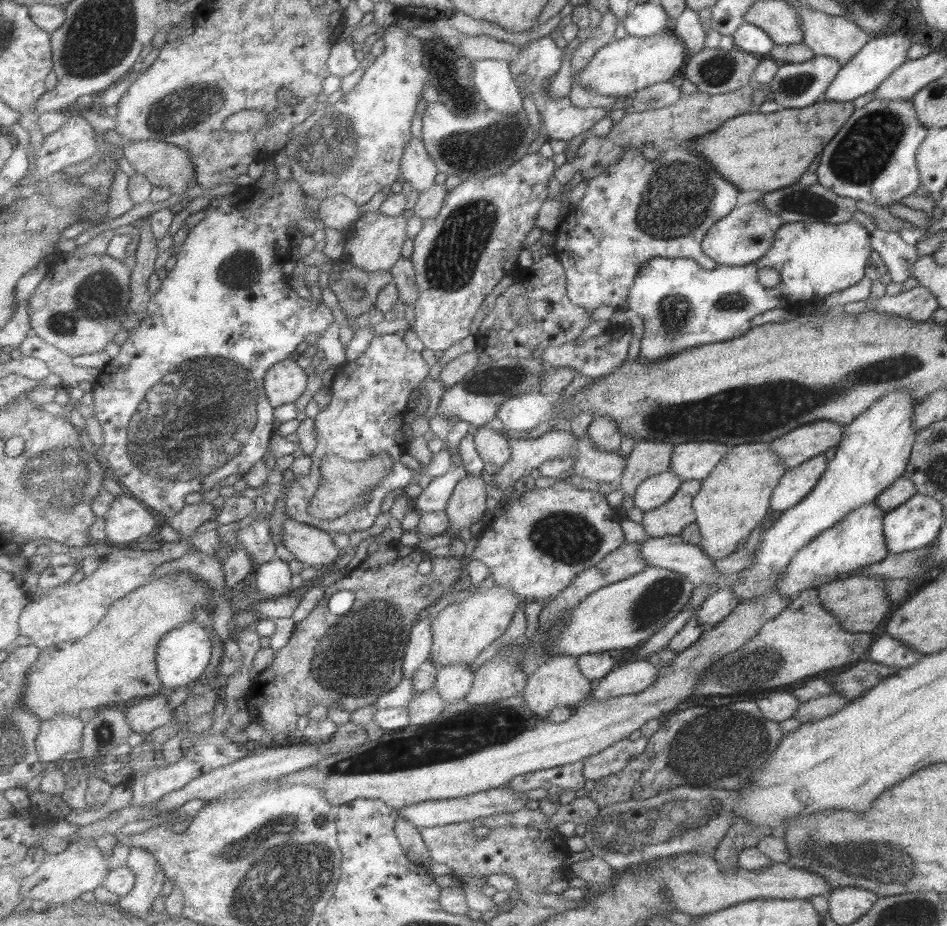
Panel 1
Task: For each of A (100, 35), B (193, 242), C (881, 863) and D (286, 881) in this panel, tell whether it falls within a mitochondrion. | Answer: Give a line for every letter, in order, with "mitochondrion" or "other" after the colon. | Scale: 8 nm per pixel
A: mitochondrion
B: other
C: mitochondrion
D: mitochondrion

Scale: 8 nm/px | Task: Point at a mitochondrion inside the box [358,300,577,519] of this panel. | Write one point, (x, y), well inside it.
(493, 380)

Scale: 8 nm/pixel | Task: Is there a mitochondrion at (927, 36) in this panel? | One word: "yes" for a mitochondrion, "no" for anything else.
no

